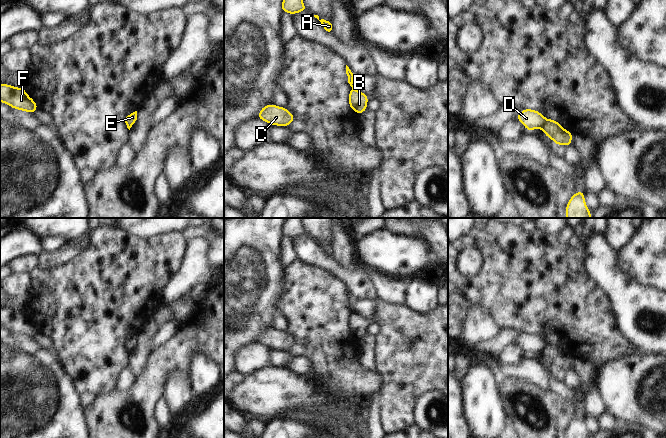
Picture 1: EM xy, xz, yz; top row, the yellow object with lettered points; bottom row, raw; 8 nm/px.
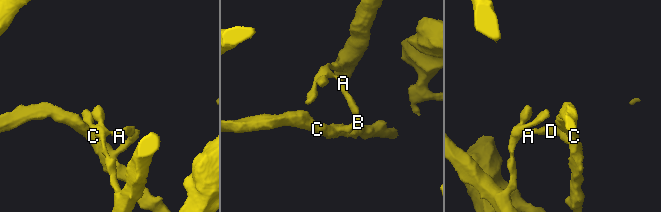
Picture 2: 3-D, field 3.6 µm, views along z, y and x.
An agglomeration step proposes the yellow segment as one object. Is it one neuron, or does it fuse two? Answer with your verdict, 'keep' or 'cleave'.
cleave

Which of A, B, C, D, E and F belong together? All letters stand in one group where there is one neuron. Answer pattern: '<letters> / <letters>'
A D E / B C F

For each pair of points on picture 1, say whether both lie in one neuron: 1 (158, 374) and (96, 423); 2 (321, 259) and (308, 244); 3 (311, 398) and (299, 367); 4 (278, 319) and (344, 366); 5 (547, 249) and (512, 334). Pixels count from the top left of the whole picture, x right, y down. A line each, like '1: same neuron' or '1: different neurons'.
1: same neuron
2: same neuron
3: different neurons
4: different neurons
5: different neurons

